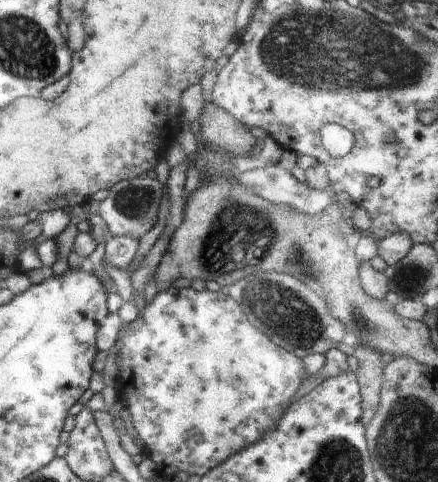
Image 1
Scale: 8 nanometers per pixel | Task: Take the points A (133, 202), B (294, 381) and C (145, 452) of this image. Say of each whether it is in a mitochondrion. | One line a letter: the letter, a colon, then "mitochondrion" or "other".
A: mitochondrion
B: other
C: other

